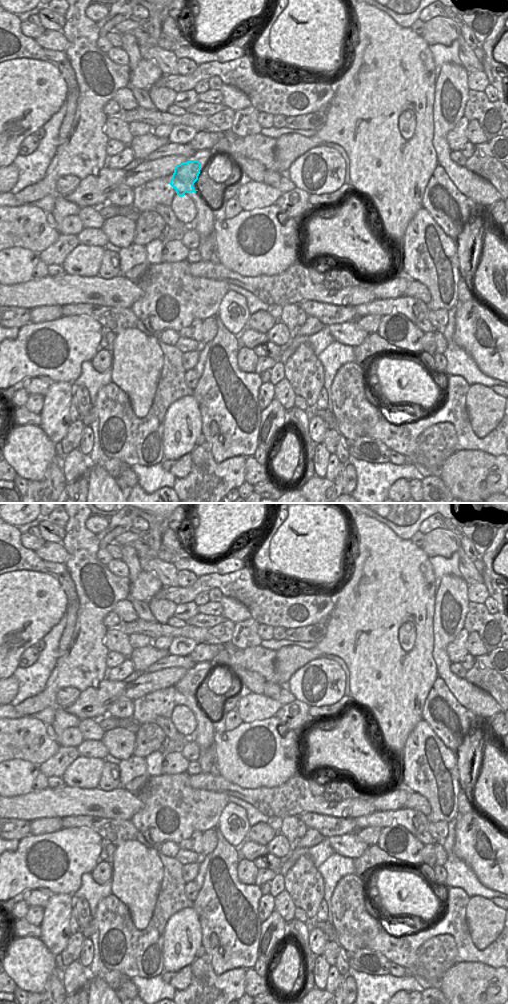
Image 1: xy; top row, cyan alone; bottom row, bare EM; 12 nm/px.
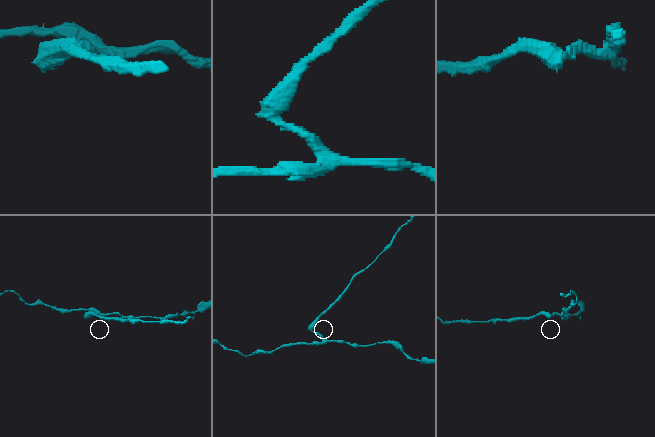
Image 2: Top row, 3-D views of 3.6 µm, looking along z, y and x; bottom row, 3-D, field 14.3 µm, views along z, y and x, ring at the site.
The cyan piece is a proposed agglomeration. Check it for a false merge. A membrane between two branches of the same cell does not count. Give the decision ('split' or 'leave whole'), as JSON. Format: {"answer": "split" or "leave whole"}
{"answer": "split"}

